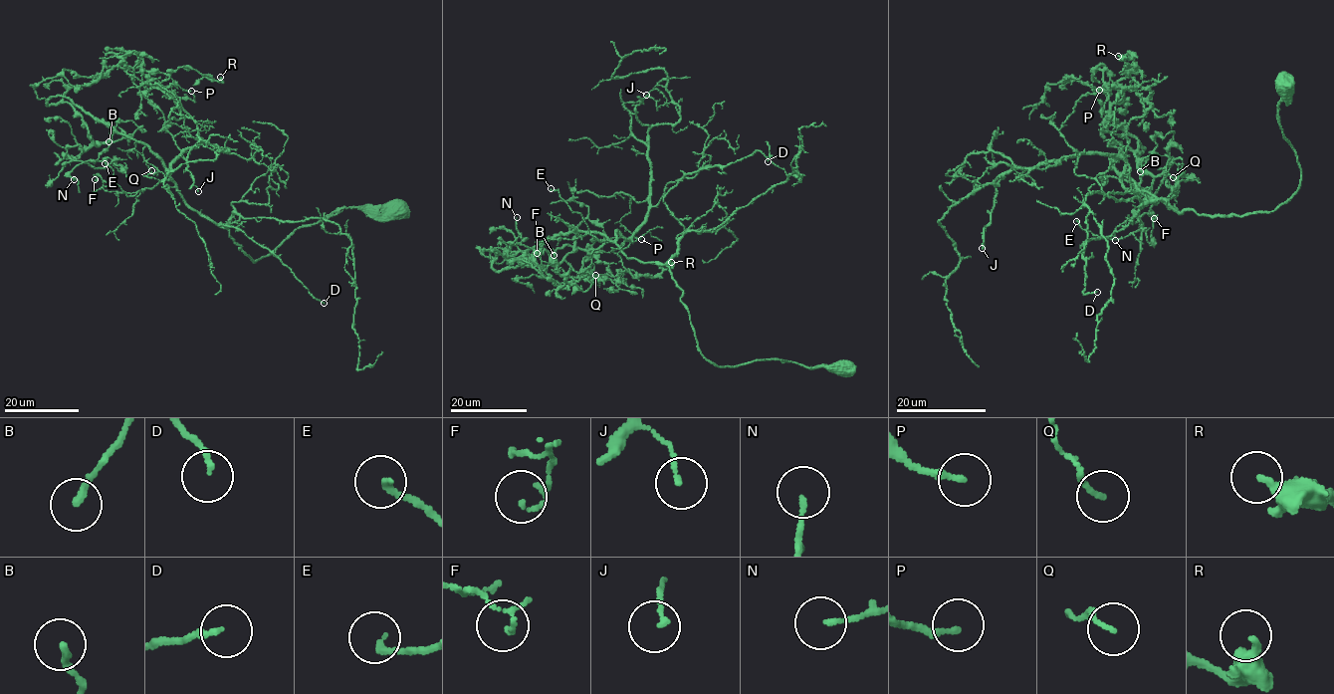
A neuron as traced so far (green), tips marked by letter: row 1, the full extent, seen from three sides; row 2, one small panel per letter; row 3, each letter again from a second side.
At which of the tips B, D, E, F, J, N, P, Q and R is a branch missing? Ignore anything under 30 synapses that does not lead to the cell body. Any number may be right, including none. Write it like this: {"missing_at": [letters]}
{"missing_at": []}

